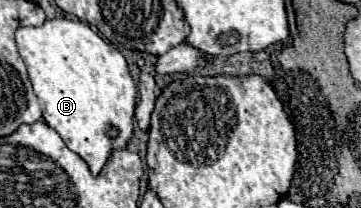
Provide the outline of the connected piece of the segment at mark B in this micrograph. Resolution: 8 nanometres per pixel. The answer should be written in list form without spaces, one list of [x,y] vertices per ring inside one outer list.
[[[66,17],[46,19],[38,27],[18,27],[16,43],[28,67],[42,119],[98,175],[110,151],[126,147],[134,129],[136,83],[126,59],[86,23]]]

